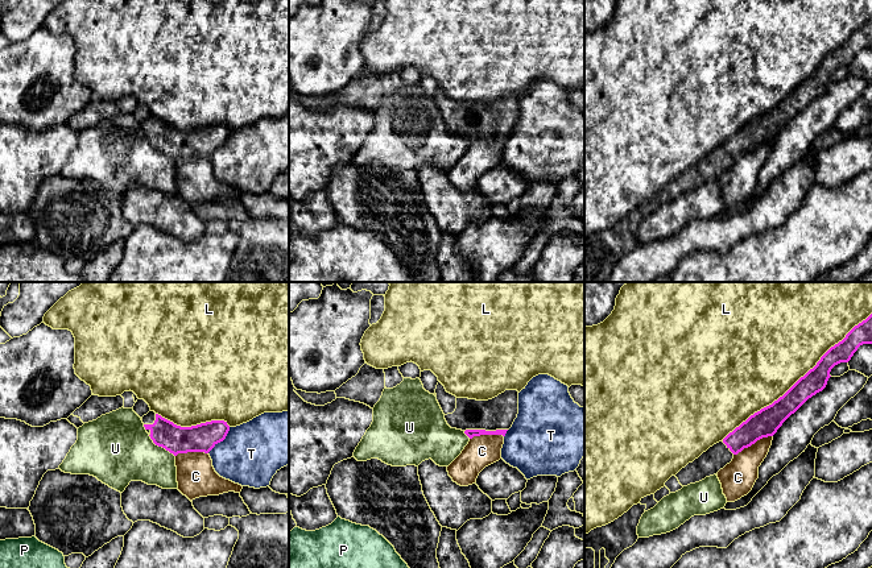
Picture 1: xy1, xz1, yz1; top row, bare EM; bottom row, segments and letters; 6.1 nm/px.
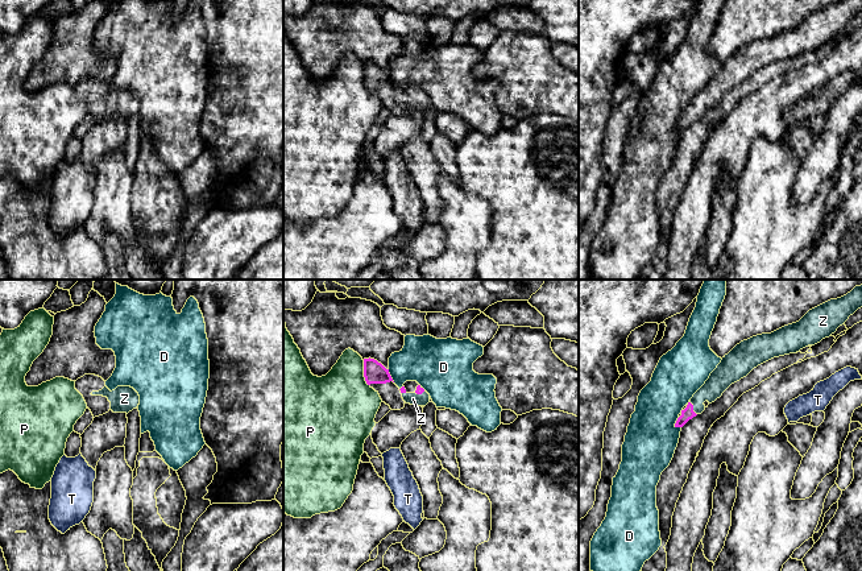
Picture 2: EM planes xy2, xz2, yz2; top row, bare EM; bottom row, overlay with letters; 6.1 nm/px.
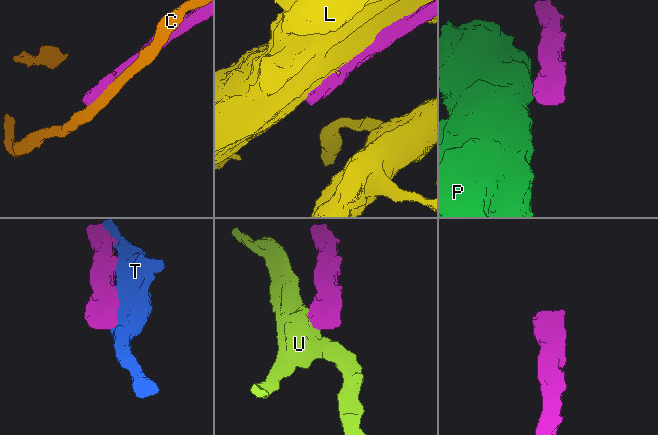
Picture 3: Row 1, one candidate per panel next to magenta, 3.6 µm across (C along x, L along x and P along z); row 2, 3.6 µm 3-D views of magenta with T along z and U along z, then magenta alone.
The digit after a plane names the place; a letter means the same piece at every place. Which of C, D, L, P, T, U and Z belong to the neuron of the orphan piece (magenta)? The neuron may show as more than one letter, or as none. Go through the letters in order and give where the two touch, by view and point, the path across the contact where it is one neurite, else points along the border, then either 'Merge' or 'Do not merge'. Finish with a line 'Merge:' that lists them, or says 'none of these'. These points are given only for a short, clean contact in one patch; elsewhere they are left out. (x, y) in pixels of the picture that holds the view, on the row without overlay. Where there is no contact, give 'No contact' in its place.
C: Touches magenta at yz1 (752, 148). Do not merge
D: Touches magenta at yz2 (676, 127). Do not merge
L: Touches magenta at yz1 (798, 85). Do not merge
P: Touches magenta at xz2 (364, 78). Do not merge
T: Touches magenta at xy1 (220, 145). Do not merge
U: Touches magenta at xy1 (161, 150). Do not merge
Z: Touches magenta at yz2 (692, 112). Path across: yz2 (688, 118), (692, 112), (720, 83). Merge
Merge: Z

